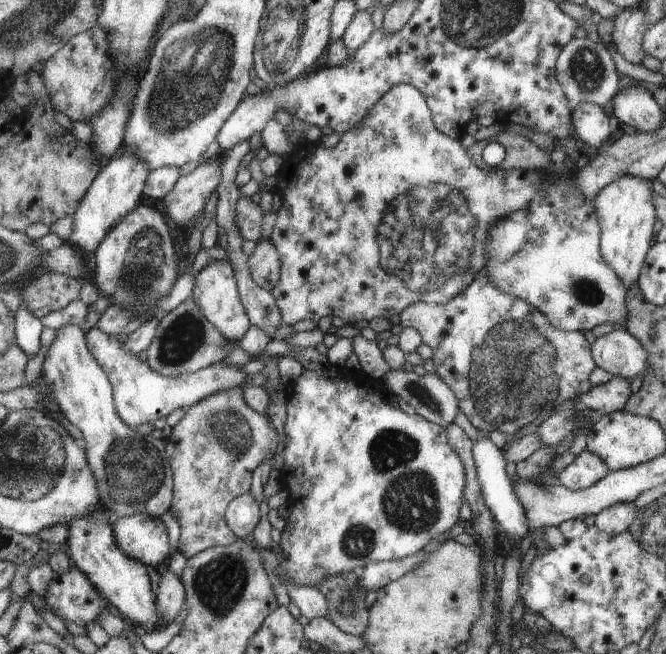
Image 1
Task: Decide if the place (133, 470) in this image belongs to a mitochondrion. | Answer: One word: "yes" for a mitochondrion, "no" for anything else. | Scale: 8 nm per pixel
yes

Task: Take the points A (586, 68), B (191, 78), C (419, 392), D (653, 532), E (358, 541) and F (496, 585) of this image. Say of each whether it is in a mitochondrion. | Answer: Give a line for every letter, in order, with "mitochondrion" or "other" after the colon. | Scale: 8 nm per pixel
A: mitochondrion
B: mitochondrion
C: mitochondrion
D: mitochondrion
E: mitochondrion
F: other

